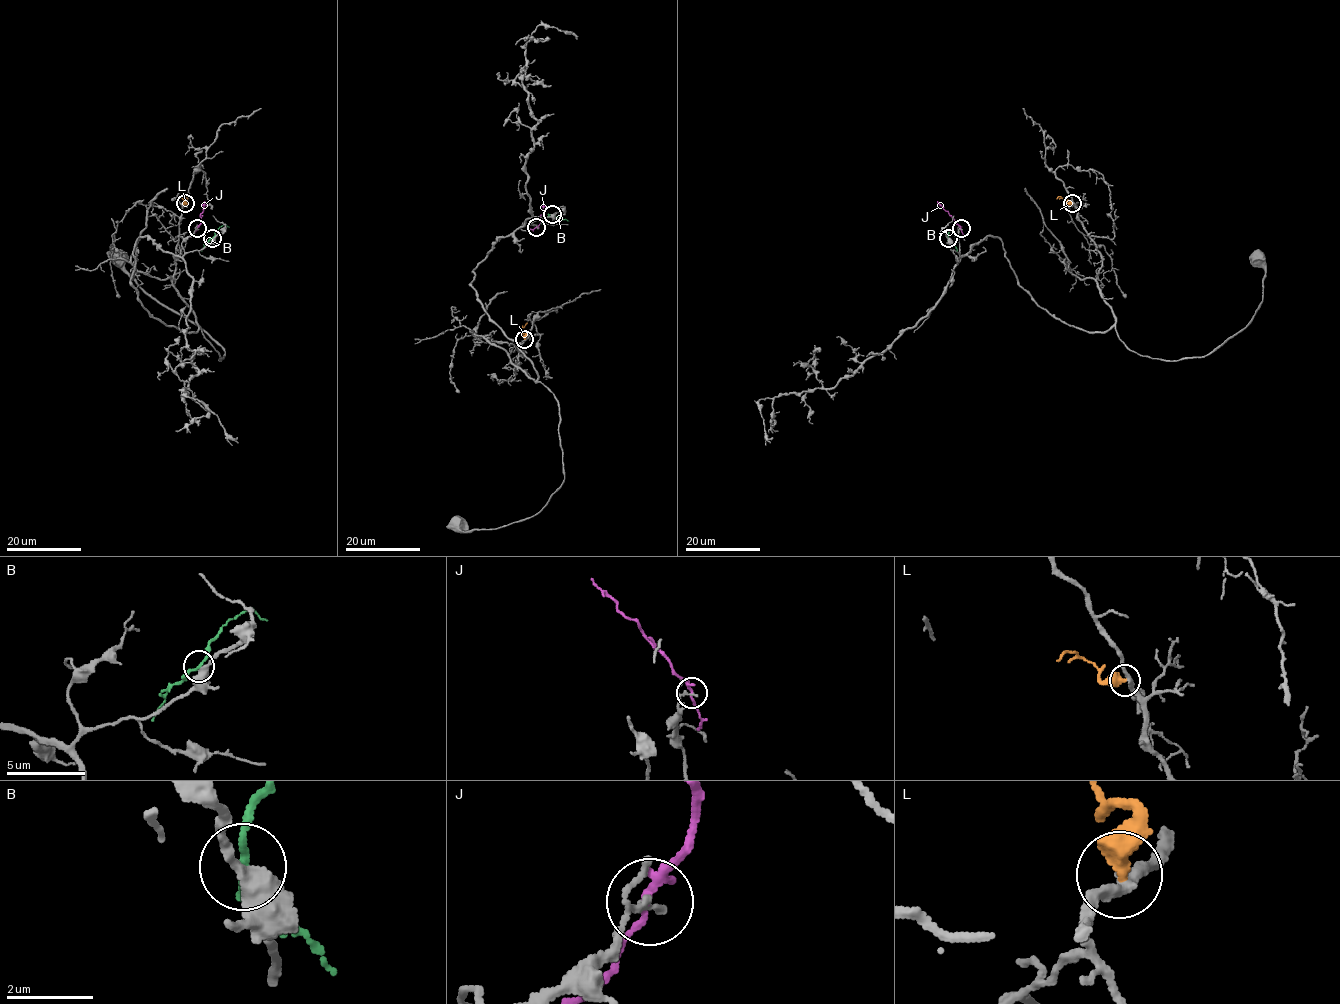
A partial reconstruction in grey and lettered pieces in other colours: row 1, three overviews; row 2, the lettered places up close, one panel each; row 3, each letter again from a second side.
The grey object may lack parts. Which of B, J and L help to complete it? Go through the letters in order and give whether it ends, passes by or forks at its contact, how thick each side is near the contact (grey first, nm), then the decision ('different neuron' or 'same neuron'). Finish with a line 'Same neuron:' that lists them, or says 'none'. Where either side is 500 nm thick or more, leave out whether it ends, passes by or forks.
B: it passes by | 400/160 nm | different neuron
J: it passes by | 130/160 nm | different neuron
L: 280/500 nm | different neuron
Same neuron: none

